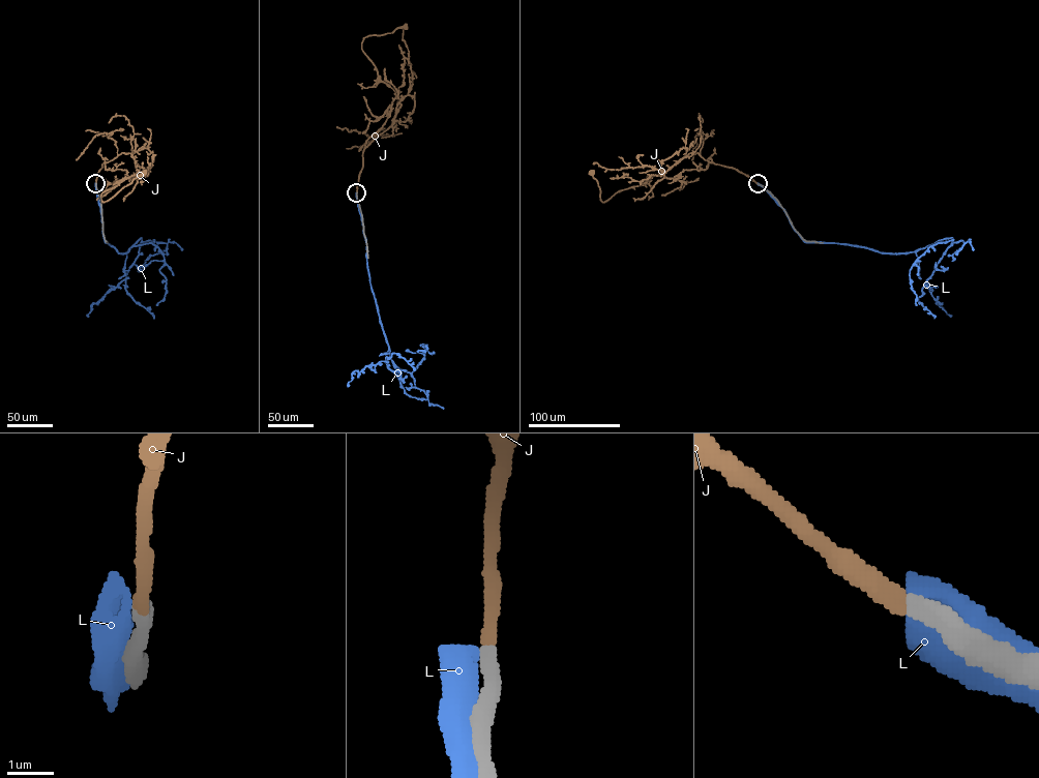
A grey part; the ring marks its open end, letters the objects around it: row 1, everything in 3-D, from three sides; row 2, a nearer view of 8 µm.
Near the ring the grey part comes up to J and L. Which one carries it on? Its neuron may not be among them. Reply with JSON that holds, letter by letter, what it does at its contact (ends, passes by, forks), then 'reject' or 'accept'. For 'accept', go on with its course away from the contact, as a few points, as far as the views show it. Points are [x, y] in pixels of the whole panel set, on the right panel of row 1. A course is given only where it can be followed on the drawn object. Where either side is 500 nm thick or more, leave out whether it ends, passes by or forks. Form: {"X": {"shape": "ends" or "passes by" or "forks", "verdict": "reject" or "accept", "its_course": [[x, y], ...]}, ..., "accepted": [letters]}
{"J": {"shape": "ends", "verdict": "accept", "its_course": [[757, 183], [732, 168], [690, 153], [662, 175], [620, 190], [603, 202], [592, 172]]}, "L": {"verdict": "reject"}, "accepted": ["J"]}

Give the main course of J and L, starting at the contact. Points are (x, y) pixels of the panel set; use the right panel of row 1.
J: (757, 183), (732, 168), (690, 153), (662, 175), (620, 190), (603, 202), (592, 172)
L: (758, 183), (783, 209), (806, 242), (897, 253), (952, 238), (926, 282), (936, 303), (951, 316)

